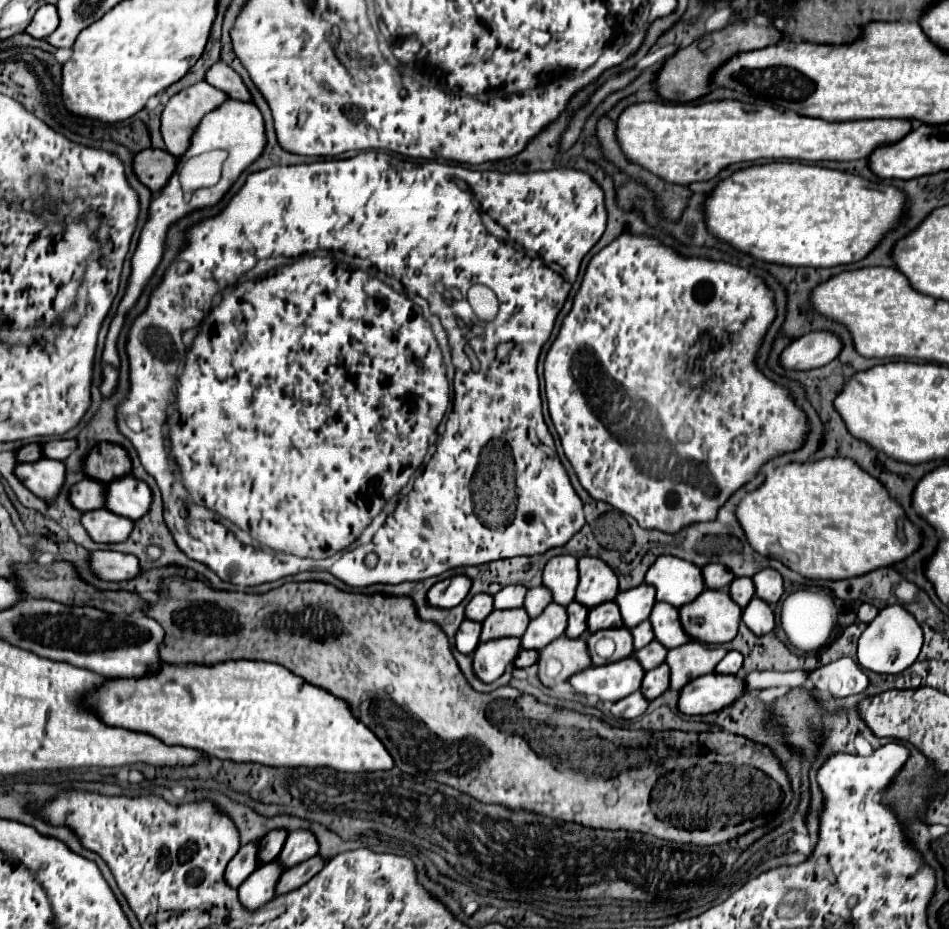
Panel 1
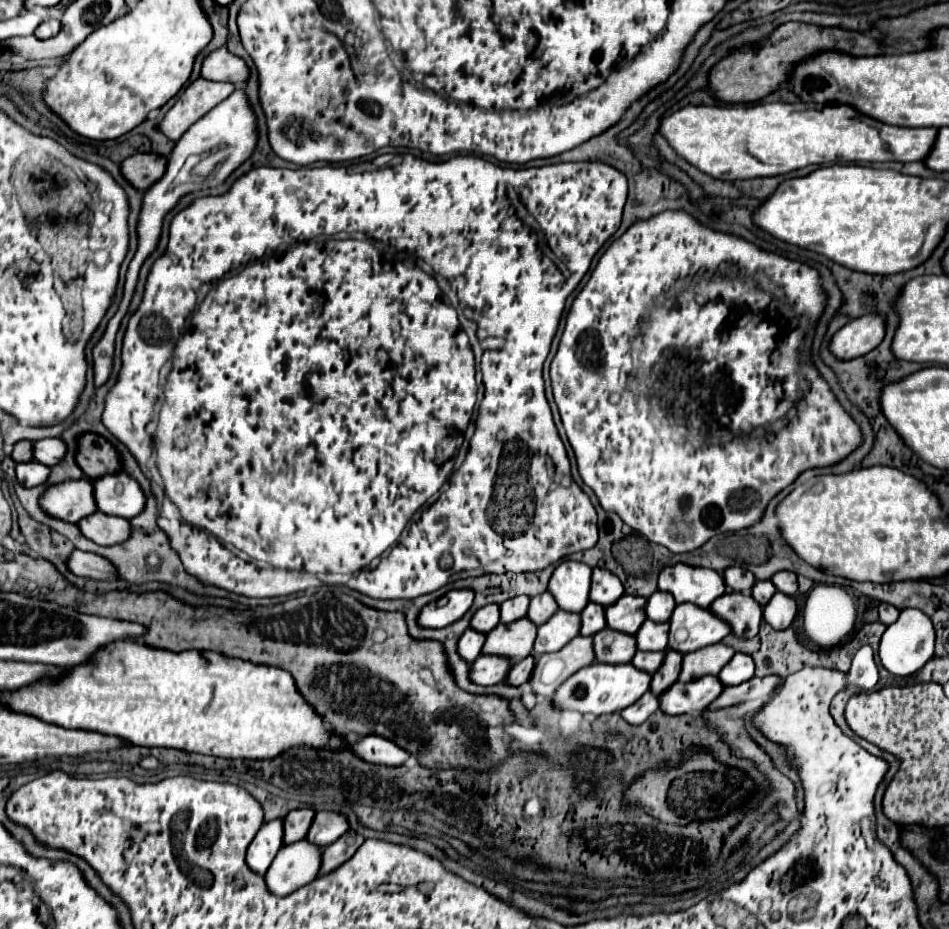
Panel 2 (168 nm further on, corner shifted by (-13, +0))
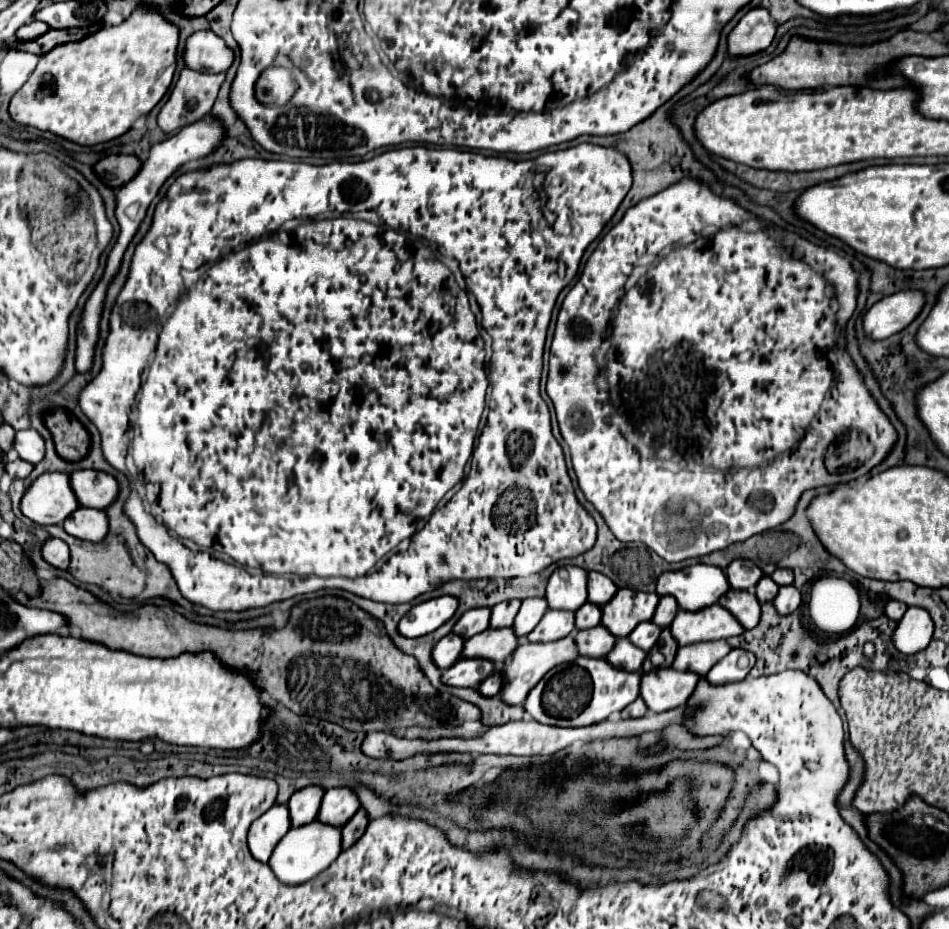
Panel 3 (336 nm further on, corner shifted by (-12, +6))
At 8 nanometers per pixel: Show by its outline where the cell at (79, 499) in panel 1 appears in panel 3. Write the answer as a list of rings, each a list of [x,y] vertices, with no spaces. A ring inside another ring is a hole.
[[[66,473],[40,475],[22,497],[22,513],[40,525],[62,523],[80,507]]]

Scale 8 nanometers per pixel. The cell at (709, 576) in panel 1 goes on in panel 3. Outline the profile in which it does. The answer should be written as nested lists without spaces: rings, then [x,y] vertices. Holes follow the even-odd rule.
[[[748,559],[732,561],[726,569],[726,577],[732,589],[752,589],[762,579],[762,575],[764,573]]]

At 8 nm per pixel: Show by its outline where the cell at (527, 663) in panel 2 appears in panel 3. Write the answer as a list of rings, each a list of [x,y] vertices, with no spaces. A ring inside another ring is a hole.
[[[492,673],[482,685],[480,685],[480,693],[486,695],[486,697],[492,697],[492,695],[498,695],[502,691],[502,685],[504,685],[504,677],[502,673]]]

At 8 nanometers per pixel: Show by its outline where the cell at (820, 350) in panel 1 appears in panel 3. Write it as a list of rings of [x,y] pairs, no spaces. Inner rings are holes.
[[[900,291],[876,301],[862,319],[868,339],[880,341],[902,331],[922,309],[924,295],[920,291]]]

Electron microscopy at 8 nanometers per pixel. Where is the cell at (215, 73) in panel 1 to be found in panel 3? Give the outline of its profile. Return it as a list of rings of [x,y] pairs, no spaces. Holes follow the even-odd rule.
[[[198,31],[186,41],[184,61],[202,73],[226,73],[234,63],[234,51],[212,31]]]

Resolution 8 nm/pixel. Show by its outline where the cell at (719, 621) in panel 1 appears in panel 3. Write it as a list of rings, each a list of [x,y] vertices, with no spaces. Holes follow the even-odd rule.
[[[728,589],[718,603],[728,609],[744,629],[754,629],[760,621],[760,603],[752,591]]]

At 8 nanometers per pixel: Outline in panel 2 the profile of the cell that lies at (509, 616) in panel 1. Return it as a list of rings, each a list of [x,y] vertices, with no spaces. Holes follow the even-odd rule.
[[[527,617],[513,621],[509,625],[501,623],[491,633],[487,633],[481,653],[505,657],[509,661],[523,659],[531,653],[535,635],[537,635],[537,627]]]

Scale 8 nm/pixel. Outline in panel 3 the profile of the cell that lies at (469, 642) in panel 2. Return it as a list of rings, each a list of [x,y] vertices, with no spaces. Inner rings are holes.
[[[456,633],[446,635],[444,639],[440,639],[440,643],[436,643],[434,647],[434,663],[438,663],[438,667],[452,667],[458,657],[462,657],[462,647],[464,647],[464,637],[458,637]]]

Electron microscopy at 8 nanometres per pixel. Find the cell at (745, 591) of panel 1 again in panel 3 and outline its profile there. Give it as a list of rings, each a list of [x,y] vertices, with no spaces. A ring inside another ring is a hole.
[[[764,575],[764,577],[758,581],[758,585],[754,587],[754,591],[756,591],[756,597],[758,597],[760,603],[764,603],[764,601],[774,601],[774,597],[778,595],[778,585],[776,585],[770,577]]]

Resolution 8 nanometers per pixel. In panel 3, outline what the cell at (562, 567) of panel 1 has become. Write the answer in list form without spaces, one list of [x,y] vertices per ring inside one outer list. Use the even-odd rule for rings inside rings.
[[[576,565],[564,567],[566,577],[562,575],[562,569],[556,569],[550,575],[548,587],[546,587],[546,601],[550,609],[564,609],[564,611],[576,611],[586,603],[586,577],[588,571]]]

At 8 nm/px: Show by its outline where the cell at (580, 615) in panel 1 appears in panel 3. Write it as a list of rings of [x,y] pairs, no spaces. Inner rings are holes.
[[[588,601],[588,603],[584,603],[584,605],[576,611],[576,629],[582,631],[582,629],[596,627],[596,625],[600,625],[600,619],[602,619],[600,607]]]

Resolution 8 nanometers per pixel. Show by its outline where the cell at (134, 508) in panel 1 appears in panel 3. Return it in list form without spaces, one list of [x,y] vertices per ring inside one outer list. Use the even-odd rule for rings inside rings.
[[[82,469],[70,475],[70,483],[74,485],[74,493],[78,495],[78,501],[82,507],[94,507],[94,509],[106,509],[110,503],[118,497],[118,481],[104,473],[94,469]]]

